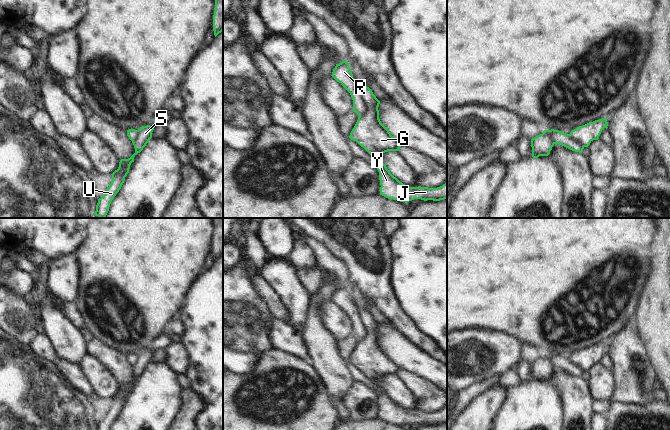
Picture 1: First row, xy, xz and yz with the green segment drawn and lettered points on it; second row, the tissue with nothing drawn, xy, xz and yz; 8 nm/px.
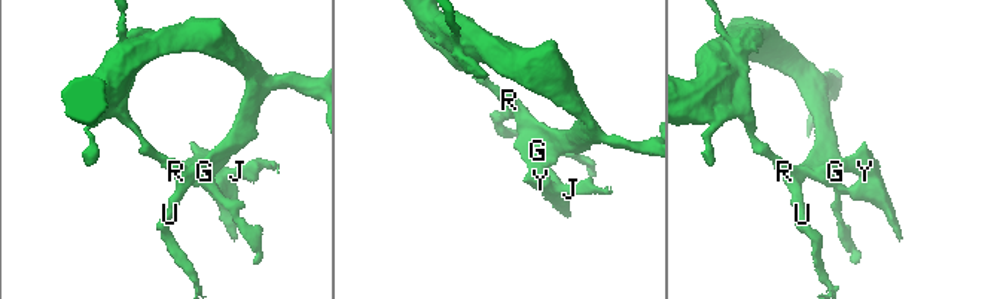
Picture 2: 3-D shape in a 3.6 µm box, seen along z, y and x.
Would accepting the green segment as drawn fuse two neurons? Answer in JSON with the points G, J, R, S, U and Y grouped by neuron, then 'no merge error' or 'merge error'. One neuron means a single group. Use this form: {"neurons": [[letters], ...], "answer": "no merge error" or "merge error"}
{"neurons": [["G", "J", "S", "U", "Y"], ["R"]], "answer": "merge error"}

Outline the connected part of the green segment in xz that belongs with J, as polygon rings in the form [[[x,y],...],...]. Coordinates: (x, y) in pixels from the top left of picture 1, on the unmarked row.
[[[359,309],[359,315],[367,336],[358,341],[349,362],[356,365],[374,382],[372,387],[379,396],[380,419],[405,427],[414,423],[424,425],[447,423],[447,406],[437,412],[408,411],[390,397],[382,385],[382,379],[388,375],[399,375],[403,368],[381,347],[378,334],[380,325],[372,314],[365,309]]]

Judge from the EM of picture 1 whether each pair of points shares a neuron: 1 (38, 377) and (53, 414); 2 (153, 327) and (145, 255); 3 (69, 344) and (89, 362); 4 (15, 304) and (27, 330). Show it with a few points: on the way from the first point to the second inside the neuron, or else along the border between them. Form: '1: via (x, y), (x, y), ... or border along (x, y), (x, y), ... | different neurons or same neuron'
1: via (38, 386), (38, 399), (44, 405) | same neuron
2: via (145, 309), (145, 273) | same neuron
3: border along (88, 353), (79, 363) | different neurons
4: via (15, 310), (15, 314), (25, 324) | same neuron

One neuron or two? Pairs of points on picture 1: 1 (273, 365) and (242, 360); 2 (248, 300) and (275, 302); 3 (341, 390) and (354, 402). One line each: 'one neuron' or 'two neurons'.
1: two neurons
2: two neurons
3: two neurons

